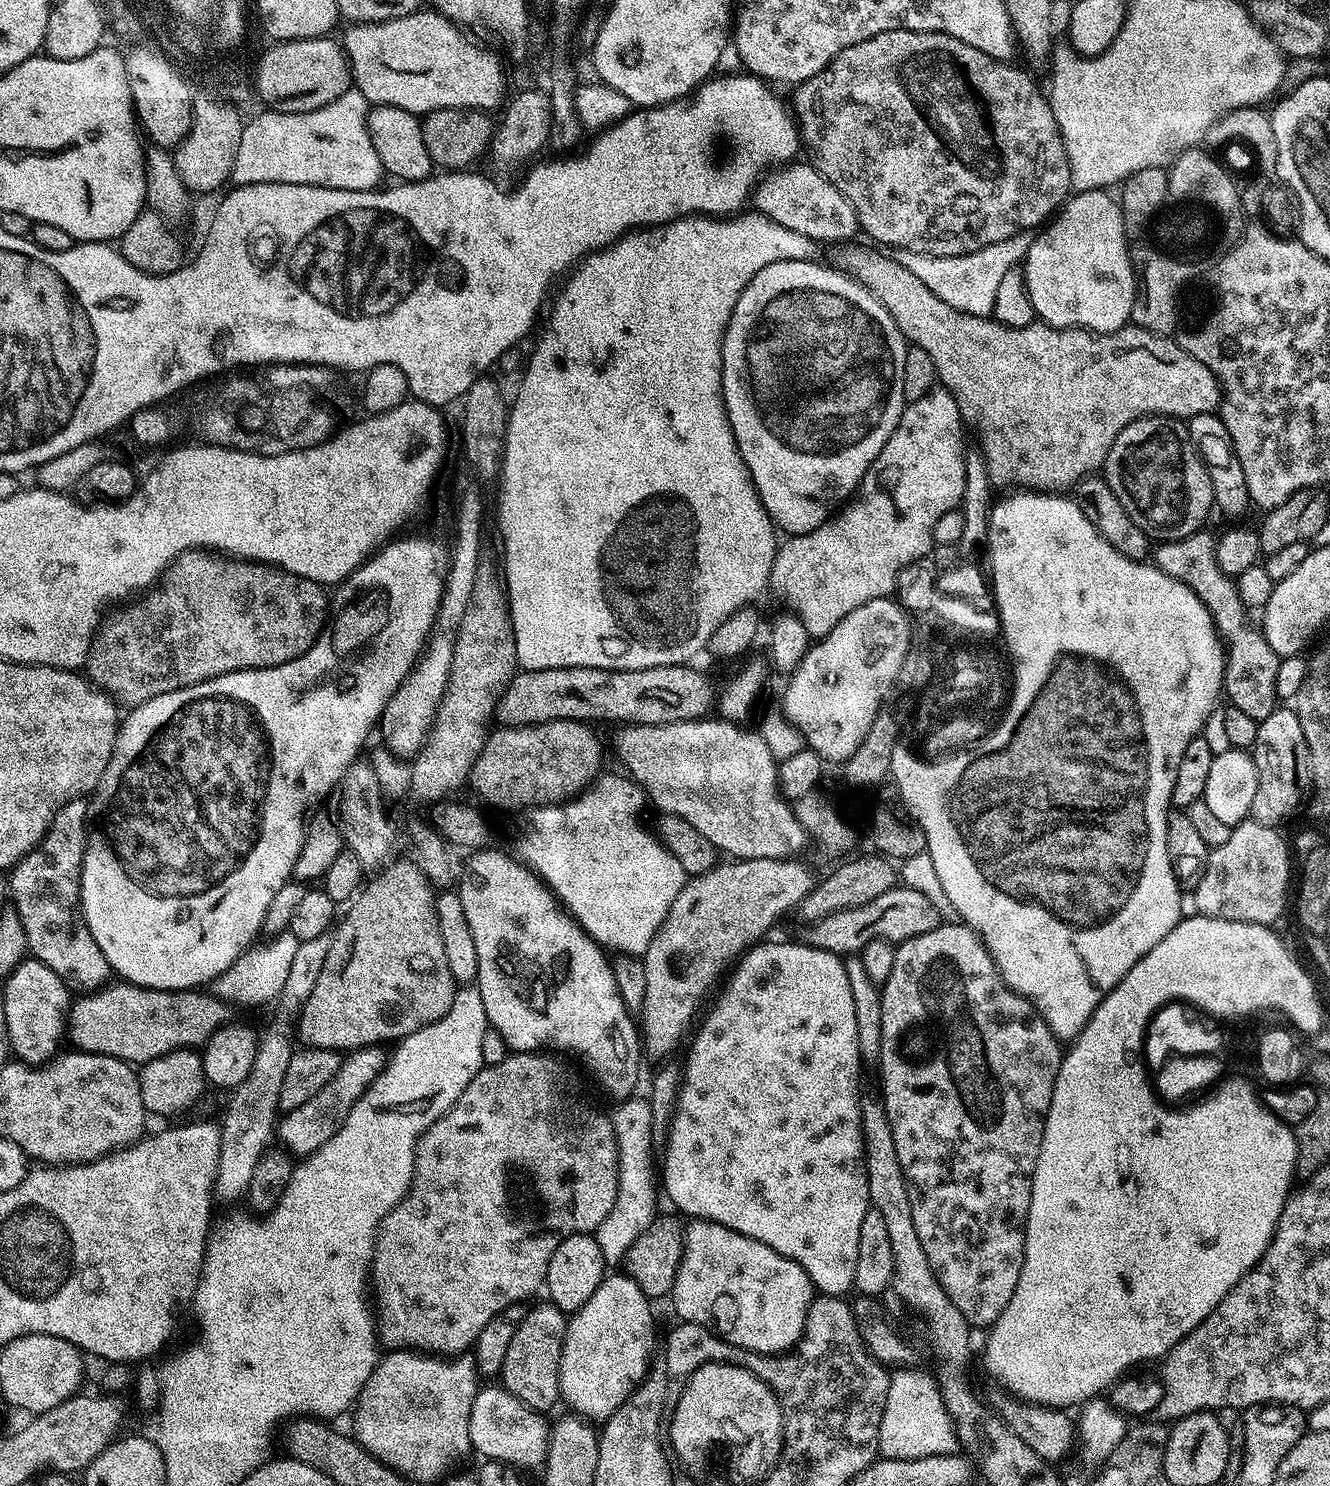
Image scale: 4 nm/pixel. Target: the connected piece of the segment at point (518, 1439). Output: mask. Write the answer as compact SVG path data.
M496 1386L496 1388L484 1388L481 1387L476 1393L474 1398L474 1406L470 1406L470 1442L473 1449L478 1453L481 1452L481 1457L484 1460L500 1460L503 1464L510 1464L517 1470L524 1469L523 1467L537 1468L539 1469L543 1465L544 1459L548 1457L548 1438L550 1435L550 1424L541 1413L536 1412L532 1408L527 1408L518 1398L514 1398L514 1394L510 1394L503 1386Z

